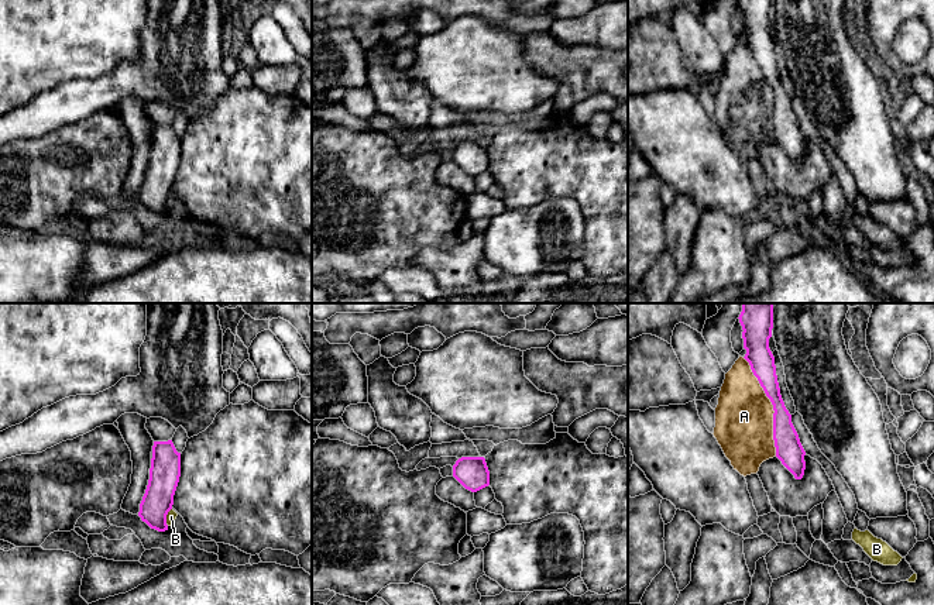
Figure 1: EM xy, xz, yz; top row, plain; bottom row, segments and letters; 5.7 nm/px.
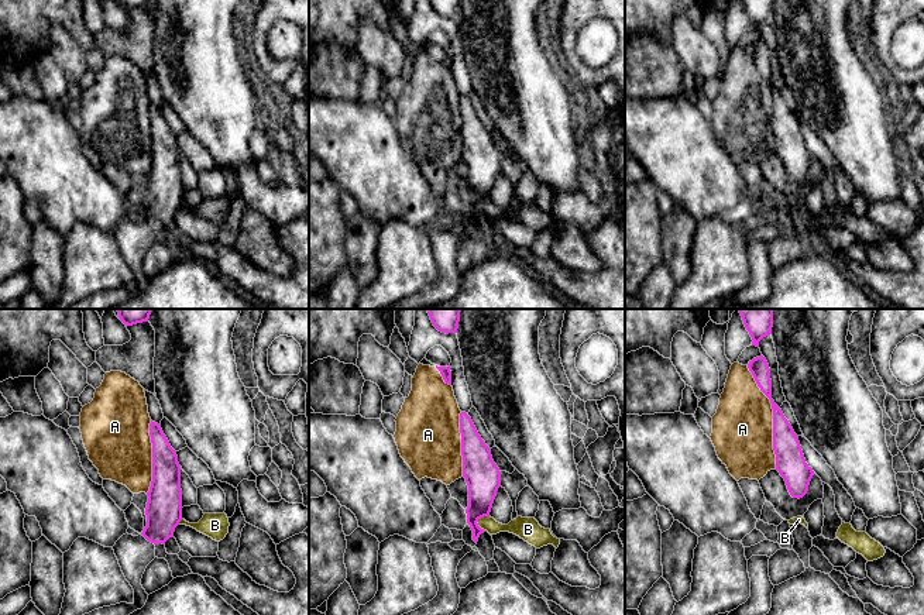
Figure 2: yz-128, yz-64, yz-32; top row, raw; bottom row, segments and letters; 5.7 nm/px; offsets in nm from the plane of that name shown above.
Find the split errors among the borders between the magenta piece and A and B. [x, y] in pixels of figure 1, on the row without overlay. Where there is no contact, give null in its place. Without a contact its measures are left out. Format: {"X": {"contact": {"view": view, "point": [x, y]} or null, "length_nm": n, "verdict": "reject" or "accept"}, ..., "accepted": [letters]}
{"A": {"contact": {"view": "yz", "point": [773, 90]}, "length_nm": 600, "verdict": "reject"}, "B": {"contact": {"view": "xy", "point": [165, 200]}, "length_nm": 110, "verdict": "reject"}, "accepted": []}

